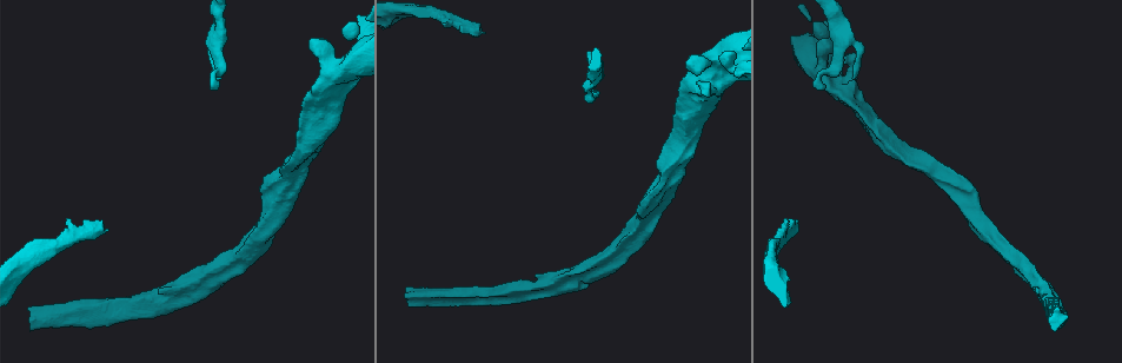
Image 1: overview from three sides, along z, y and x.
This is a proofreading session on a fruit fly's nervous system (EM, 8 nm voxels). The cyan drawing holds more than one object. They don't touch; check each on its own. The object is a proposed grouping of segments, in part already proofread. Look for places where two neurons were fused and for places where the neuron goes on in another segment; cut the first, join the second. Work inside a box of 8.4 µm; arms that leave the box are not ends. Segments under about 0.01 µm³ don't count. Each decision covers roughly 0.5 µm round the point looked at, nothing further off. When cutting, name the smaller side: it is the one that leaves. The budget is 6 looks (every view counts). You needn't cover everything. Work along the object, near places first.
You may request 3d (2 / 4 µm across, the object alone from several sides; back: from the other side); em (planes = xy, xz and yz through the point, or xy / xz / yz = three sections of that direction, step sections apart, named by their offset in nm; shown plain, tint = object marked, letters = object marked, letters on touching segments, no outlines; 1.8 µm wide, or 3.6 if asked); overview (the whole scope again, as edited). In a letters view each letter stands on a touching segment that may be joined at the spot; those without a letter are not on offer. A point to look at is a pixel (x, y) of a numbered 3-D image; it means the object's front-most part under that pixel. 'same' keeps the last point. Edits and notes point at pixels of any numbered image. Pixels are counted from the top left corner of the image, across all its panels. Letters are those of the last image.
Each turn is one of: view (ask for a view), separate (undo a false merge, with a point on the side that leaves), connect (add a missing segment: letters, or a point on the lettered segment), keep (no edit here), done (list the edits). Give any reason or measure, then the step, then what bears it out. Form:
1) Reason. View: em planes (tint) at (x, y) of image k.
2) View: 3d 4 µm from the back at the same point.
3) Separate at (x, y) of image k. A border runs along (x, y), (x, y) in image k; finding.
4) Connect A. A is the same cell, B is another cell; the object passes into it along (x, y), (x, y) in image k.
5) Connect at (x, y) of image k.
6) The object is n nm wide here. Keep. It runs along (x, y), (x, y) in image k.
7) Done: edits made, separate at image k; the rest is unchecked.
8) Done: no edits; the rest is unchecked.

Long arm stops here. View: em planes (letters) at (792, 228) of image 1.

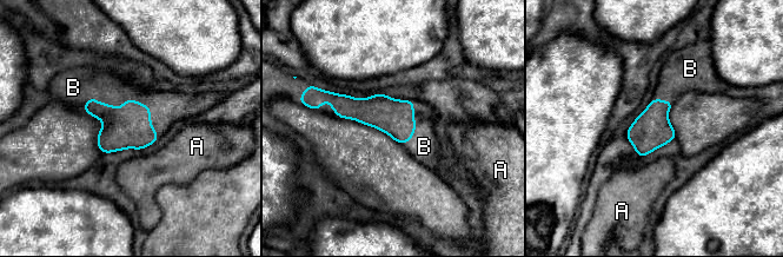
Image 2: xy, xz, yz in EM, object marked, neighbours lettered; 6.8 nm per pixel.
The object is 260 nm wide here. Connect B. B is the same cell, A is another cell; the neuron continues.

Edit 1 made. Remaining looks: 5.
View: overview.

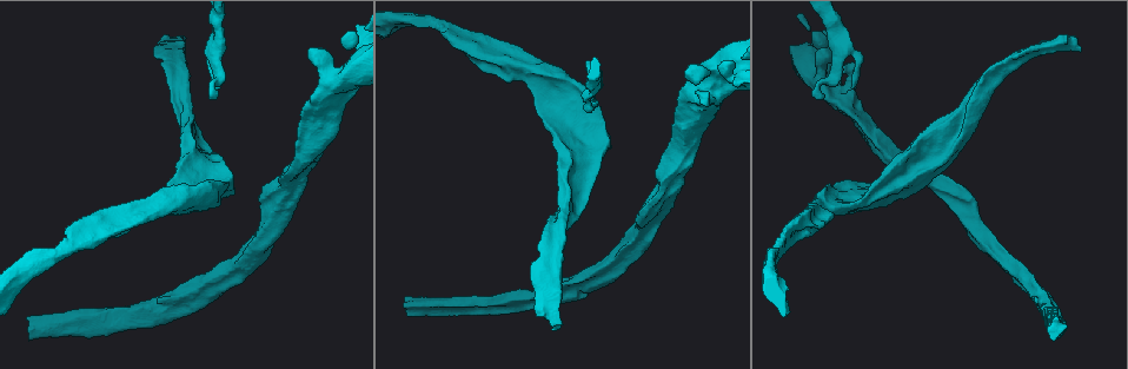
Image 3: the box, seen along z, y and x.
An open end. View: 3d 2 µm at (851, 88) of image 3.

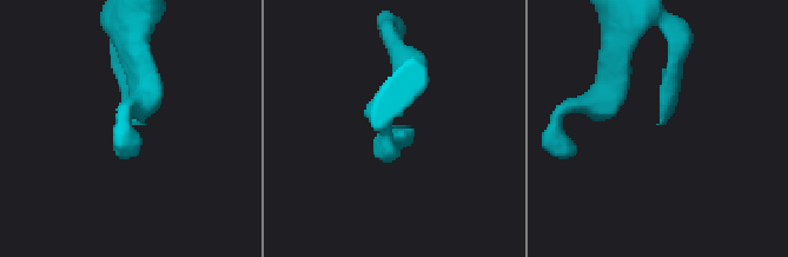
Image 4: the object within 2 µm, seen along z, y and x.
View: em planes (letters) at (140, 122) of image 4.

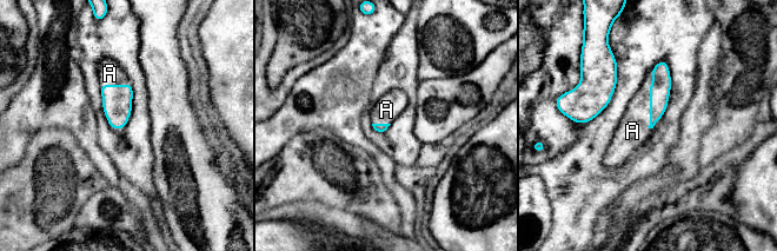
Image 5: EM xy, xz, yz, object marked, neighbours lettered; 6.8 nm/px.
Connect A. A is the same cell; the object passes into it along (659, 90), (650, 100), (632, 131) in image 5; the neuron continues.

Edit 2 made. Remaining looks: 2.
View: em planes (letters) at (559, 328) of image 3.

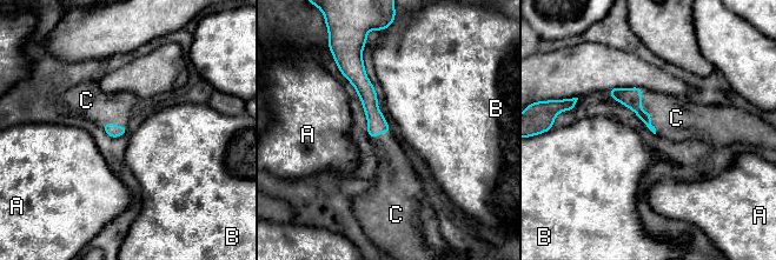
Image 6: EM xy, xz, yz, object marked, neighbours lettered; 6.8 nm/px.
Connect C. C is the same cell, A and B are other cells; the object passes into it along (631, 98), (645, 112), (676, 118) in image 6; it goes on there.

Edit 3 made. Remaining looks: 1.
Done: edits made, connect at image 2, connect at image 5, connect at image 6; the rest is unchecked.

